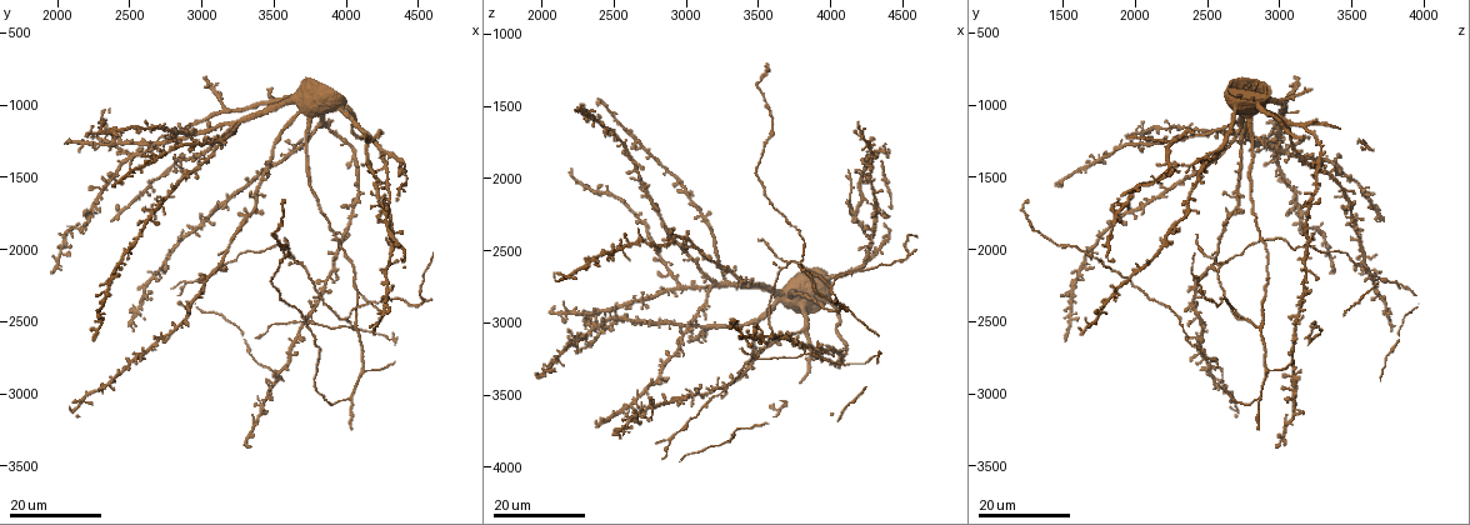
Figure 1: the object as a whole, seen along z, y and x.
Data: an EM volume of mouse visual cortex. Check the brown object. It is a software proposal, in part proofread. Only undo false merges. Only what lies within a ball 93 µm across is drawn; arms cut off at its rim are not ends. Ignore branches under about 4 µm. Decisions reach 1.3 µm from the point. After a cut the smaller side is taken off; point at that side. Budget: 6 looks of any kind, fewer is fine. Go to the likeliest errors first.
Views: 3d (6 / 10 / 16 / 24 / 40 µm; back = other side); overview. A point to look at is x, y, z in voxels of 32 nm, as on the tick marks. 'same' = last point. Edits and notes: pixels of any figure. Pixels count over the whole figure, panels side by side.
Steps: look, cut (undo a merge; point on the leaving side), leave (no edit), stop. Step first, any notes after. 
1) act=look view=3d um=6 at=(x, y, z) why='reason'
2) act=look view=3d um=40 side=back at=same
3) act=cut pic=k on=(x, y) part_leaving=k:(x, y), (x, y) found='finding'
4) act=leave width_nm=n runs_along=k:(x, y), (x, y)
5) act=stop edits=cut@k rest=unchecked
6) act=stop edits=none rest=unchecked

act=look view=3d um=24 at=(4040, 1700, 3220) why='three arms meet'

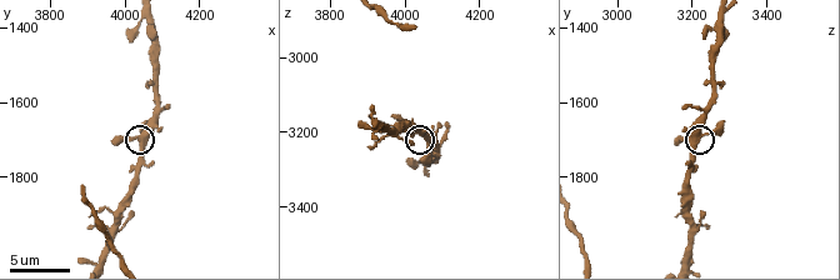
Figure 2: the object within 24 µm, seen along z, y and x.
act=look view=3d um=10 at=(4060, 1690, 3220)

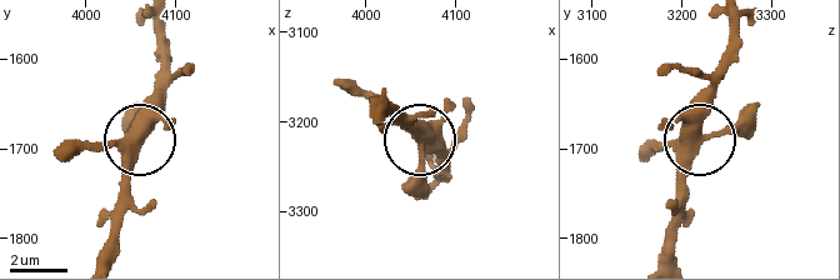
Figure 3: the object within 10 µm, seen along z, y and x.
act=leave side_arm_um=14 runs_along=3:(735, 23), (735, 51), (701, 135), (721, 135), (754, 104) found='one neuron here'

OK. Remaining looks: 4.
act=look view=3d um=16 at=(4040, 2540, 2860) why='branch point'

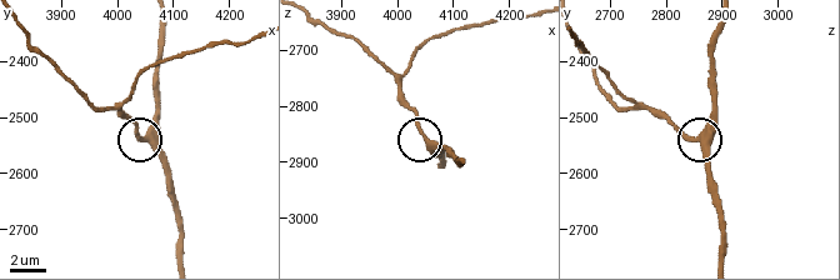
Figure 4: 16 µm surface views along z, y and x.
act=look view=3d um=6 at=(4050, 2540, 2850) why='zoom in'

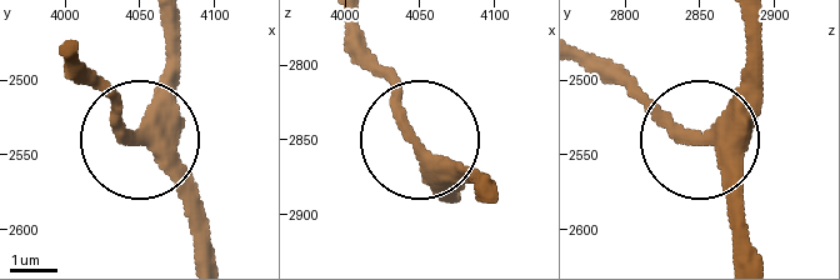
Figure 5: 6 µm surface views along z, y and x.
act=leave width_nm=310 found='all the same neuron'

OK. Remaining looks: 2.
act=look view=3d um=16 at=(4140, 2840, 2900) why='three-way junction'

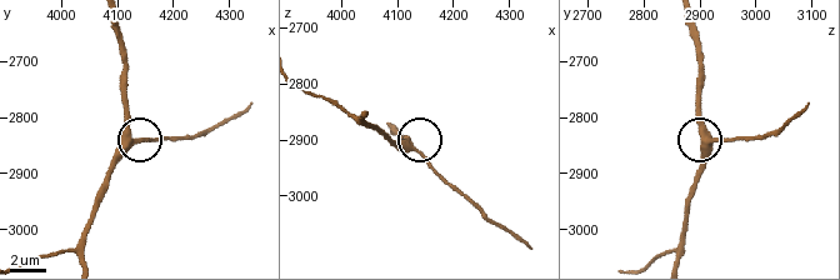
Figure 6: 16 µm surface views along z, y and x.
act=look view=3d um=6 at=(4125, 2845, 2920) why='closer look'

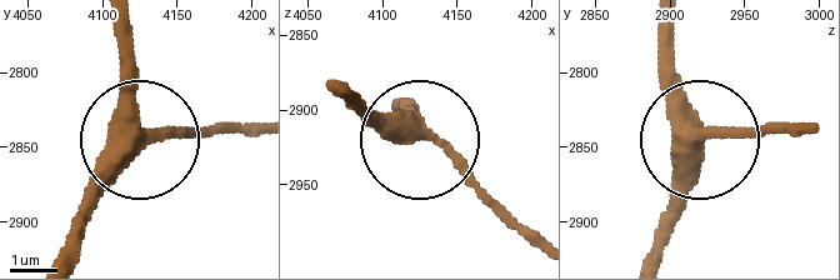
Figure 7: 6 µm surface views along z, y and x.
act=leave arms=3 runs_along=7:(123, 24), (123, 120), (135, 140), (250, 133) found='all the same neuron'

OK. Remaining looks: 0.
act=stop edits=none rest=unchecked

